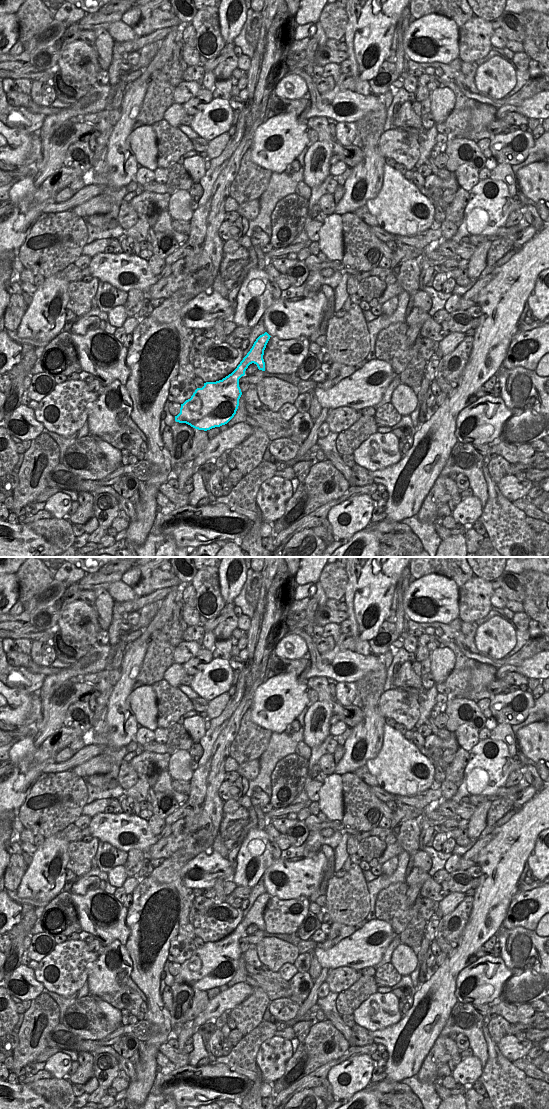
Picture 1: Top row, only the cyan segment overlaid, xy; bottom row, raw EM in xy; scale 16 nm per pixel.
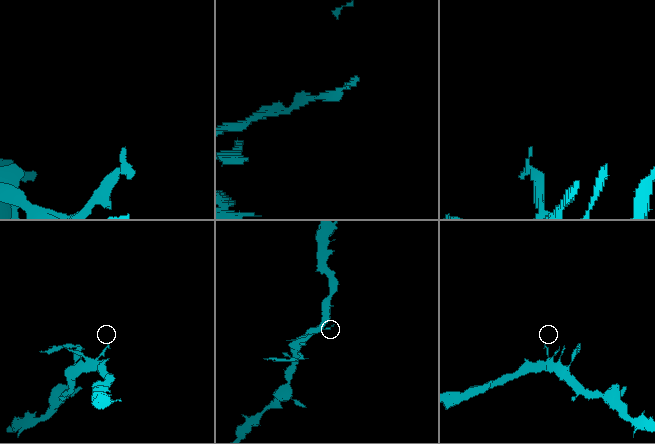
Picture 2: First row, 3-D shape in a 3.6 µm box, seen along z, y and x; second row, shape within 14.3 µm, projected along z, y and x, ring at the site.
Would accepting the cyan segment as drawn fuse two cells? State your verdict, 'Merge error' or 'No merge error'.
No merge error.

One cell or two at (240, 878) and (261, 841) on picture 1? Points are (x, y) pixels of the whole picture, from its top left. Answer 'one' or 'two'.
one

